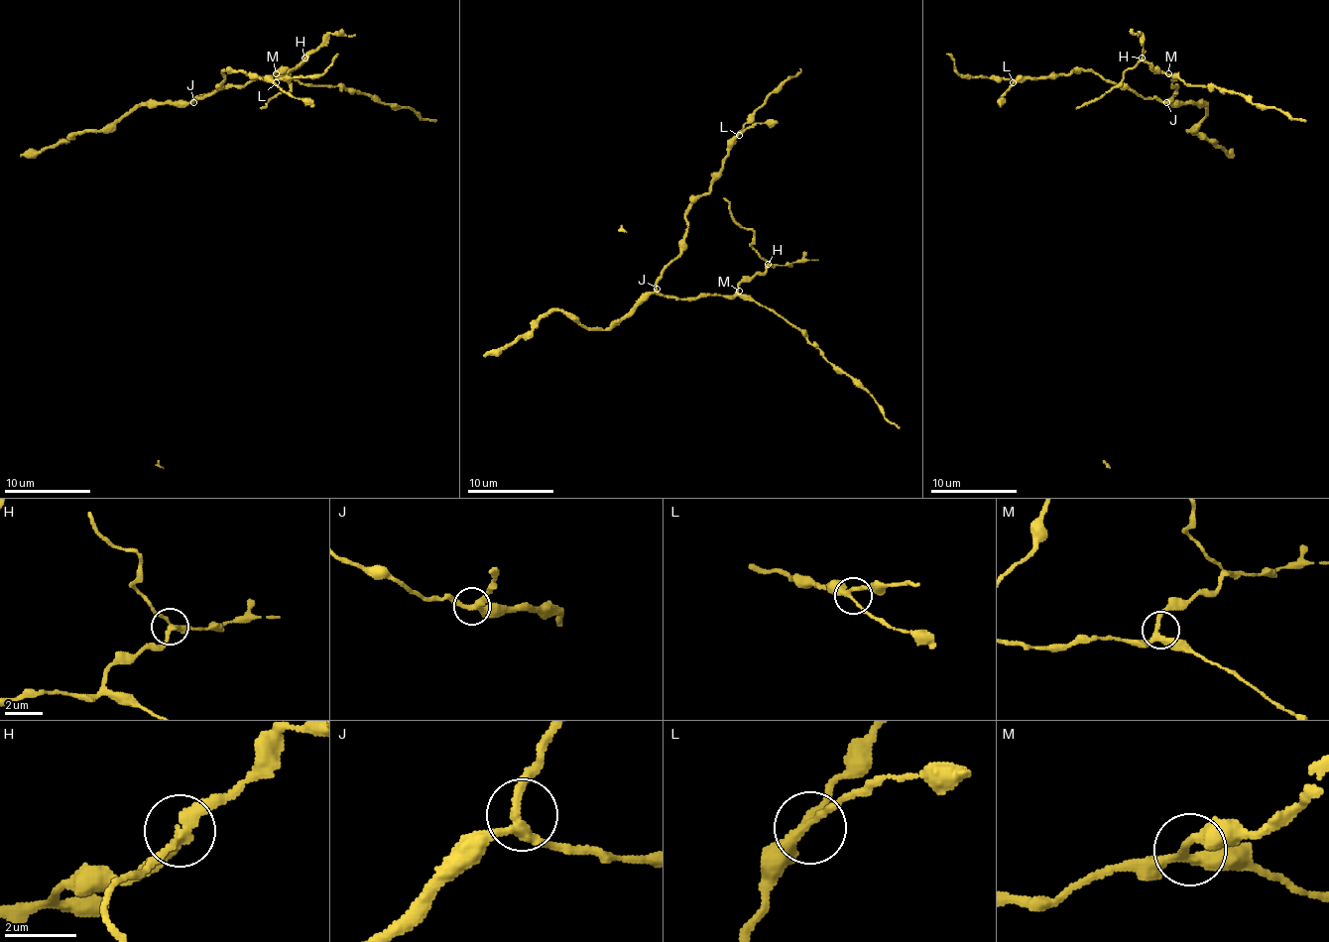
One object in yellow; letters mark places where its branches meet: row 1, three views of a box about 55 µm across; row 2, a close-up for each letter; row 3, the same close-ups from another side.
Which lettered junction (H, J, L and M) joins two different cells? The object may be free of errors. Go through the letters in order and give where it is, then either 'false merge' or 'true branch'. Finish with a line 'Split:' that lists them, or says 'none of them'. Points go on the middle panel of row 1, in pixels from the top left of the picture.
H: (768, 264) | false merge
J: (657, 289) | true branch
L: (739, 135) | true branch
M: (739, 291) | true branch
Split: H

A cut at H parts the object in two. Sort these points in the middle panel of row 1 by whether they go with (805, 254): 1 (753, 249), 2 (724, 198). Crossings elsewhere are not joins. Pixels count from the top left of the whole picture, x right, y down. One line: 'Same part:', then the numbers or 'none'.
Same part: none

